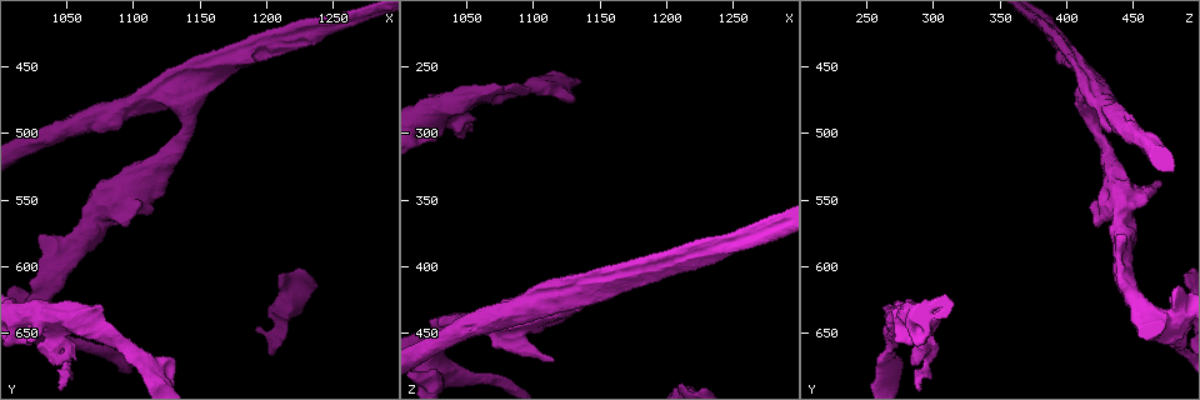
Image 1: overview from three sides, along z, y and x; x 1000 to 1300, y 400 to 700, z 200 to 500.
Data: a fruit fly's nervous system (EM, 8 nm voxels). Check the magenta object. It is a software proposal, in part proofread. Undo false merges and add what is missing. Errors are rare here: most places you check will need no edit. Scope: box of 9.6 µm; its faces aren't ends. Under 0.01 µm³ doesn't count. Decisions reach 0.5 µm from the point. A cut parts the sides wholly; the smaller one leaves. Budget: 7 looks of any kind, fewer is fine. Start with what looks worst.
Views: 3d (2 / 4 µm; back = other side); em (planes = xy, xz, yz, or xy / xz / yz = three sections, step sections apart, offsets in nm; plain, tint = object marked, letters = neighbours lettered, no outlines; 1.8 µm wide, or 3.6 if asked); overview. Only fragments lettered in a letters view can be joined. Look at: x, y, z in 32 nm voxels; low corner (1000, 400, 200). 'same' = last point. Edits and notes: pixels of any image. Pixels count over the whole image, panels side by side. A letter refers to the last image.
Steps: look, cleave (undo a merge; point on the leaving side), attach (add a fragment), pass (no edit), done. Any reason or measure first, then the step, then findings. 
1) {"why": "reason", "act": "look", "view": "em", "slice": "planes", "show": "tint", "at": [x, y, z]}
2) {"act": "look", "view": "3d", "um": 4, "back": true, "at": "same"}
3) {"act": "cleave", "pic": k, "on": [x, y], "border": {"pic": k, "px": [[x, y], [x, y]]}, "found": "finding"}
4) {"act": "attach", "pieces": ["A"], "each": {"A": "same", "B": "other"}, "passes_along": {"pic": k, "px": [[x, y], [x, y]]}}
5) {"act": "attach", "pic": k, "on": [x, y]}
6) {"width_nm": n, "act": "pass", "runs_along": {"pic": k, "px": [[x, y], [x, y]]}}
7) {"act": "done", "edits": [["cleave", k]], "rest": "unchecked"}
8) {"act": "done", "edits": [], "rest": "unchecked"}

{"why": "arms part here", "act": "look", "view": "em", "um": 3.6, "slice": "planes", "show": "tint", "at": [1030, 644, 286]}

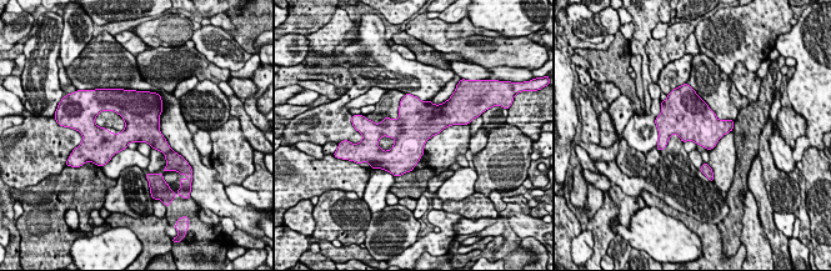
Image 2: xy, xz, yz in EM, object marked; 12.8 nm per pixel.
{"act": "look", "view": "em", "um": 3.6, "slice": "planes", "show": "letters", "at": "same"}

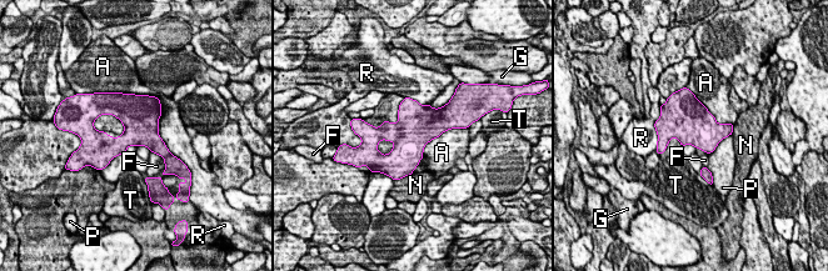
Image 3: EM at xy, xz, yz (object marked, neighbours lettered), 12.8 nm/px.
{"act": "cleave", "pic": 3, "on": [173, 165], "each": {"A": "other", "F": "other", "G": "other", "N": "other", "P": "other", "R": "other", "T": "other"}, "border": {"pic": 3, "px": [[170, 154], [164, 157]]}, "found": "two neurons meet here"}

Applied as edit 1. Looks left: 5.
{"act": "look", "view": "overview"}

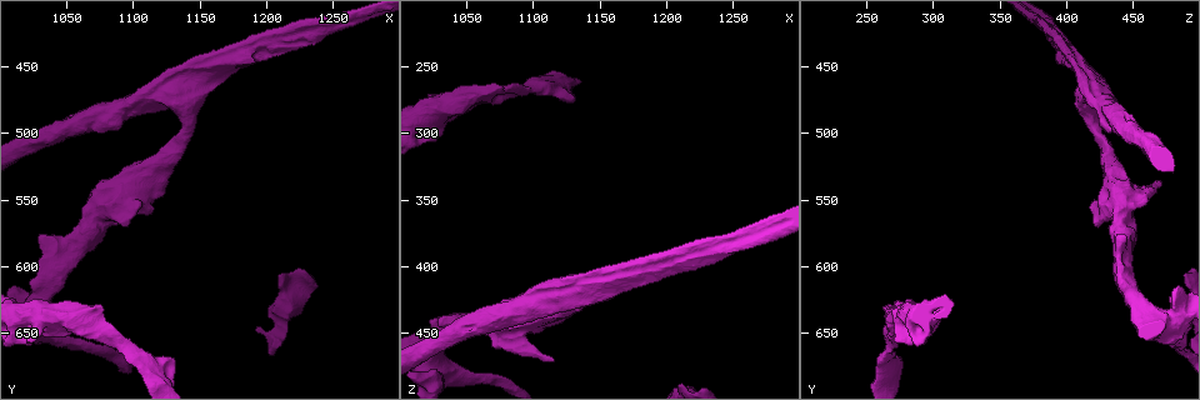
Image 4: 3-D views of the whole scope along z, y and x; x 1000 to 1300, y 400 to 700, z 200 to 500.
{"why": "looks like a crossing", "act": "look", "view": "3d", "um": 4, "at": [1030, 650, 476]}

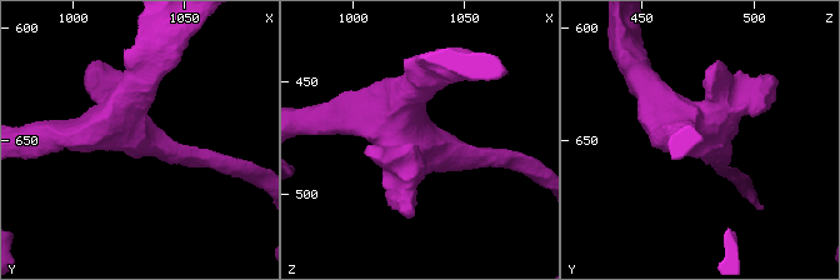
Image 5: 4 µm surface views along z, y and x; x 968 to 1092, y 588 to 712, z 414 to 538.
{"act": "look", "view": "em", "slice": "planes", "show": "letters", "at": [1031, 651, 476]}

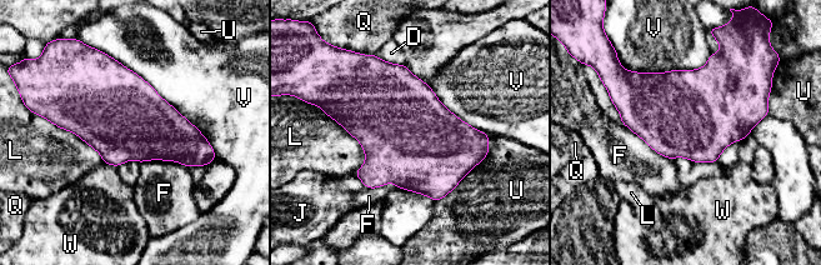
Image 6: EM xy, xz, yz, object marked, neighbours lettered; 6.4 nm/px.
{"width_nm": 550, "act": "pass", "each": {"D": "other", "F": "other", "J": "other", "L": "other", "Q": "other", "U": "other", "V": "other", "W": "other"}, "border": {"pic": 6, "px": [[621, 121], [652, 149], [671, 159]]}, "found": "one neuron here"}

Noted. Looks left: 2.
{"act": "done", "edits": [["cleave", 3]], "rest": "unchecked"}

